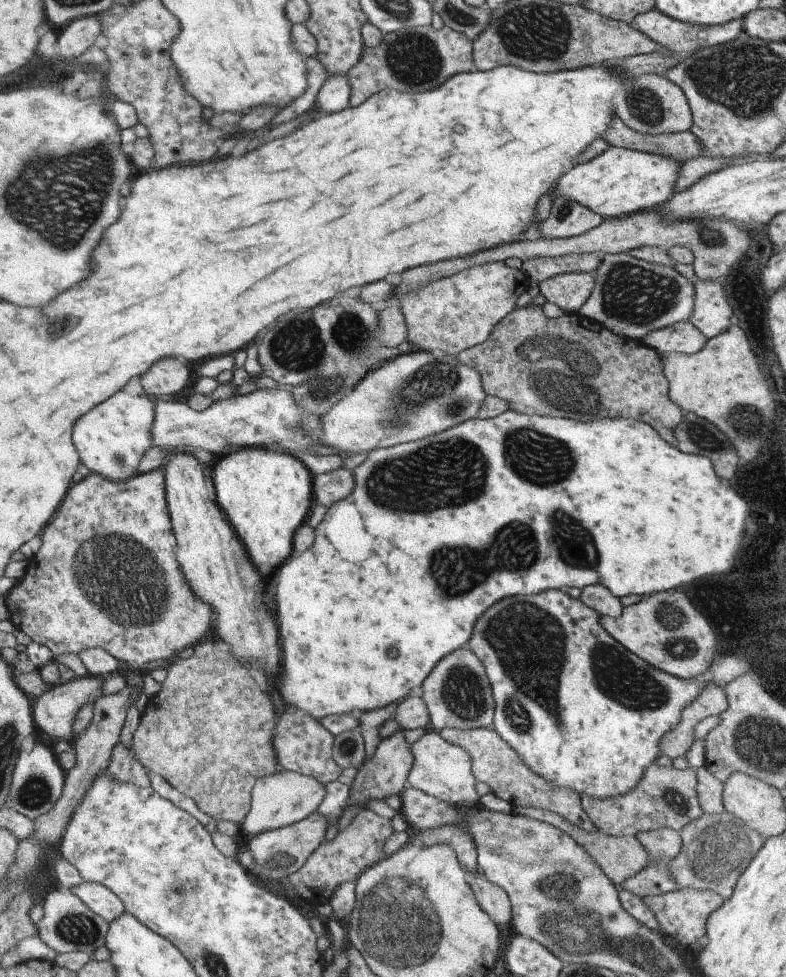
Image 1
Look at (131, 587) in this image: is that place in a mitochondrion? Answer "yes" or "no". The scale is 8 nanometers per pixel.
yes

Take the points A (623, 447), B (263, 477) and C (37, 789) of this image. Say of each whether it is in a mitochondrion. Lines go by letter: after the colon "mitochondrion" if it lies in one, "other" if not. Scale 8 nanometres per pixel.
A: other
B: other
C: mitochondrion

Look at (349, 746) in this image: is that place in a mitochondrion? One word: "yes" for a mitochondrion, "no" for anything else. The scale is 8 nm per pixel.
yes

